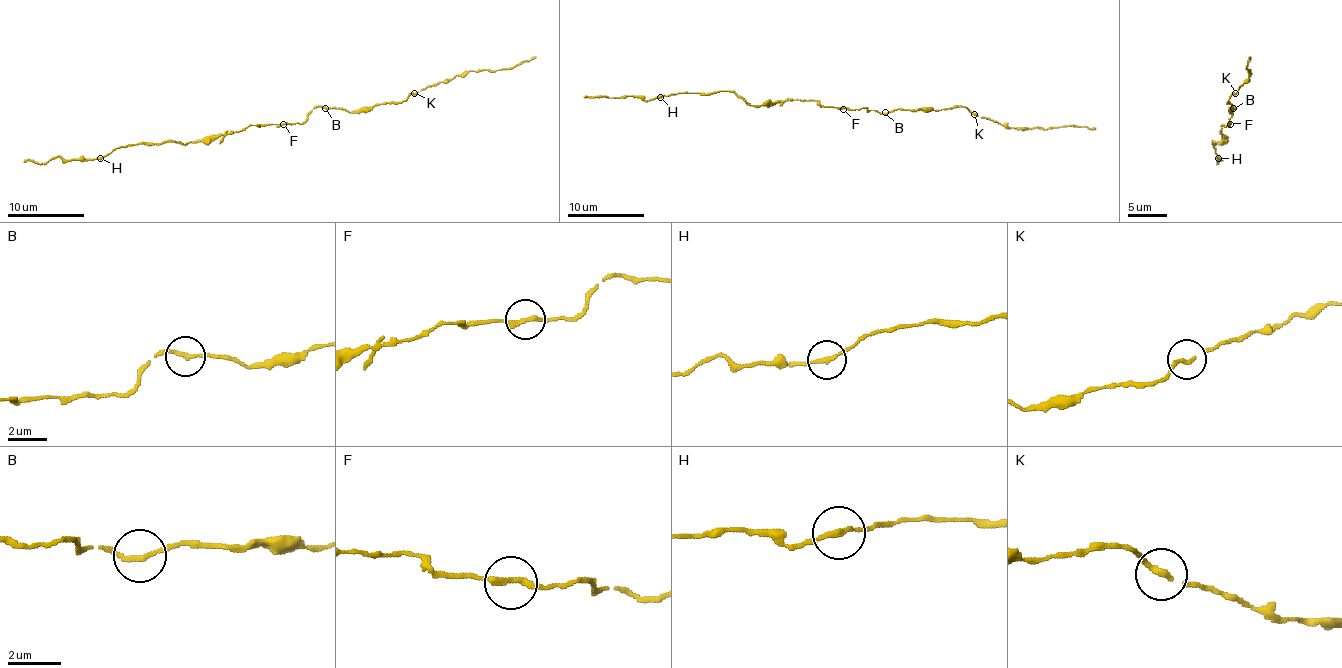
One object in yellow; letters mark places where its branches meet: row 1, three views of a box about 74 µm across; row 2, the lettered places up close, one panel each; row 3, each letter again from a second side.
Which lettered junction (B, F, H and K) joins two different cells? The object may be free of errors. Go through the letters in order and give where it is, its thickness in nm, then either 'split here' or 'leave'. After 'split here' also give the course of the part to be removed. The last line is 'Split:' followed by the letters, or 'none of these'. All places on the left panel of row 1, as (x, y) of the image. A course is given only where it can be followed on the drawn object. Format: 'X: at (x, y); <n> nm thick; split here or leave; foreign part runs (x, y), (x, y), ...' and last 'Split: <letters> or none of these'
B: at (325, 108); 180 nm thick; leave
F: at (283, 124); 240 nm thick; leave
H: at (100, 158); 180 nm thick; leave
K: at (414, 93); 180 nm thick; leave
Split: none of these

